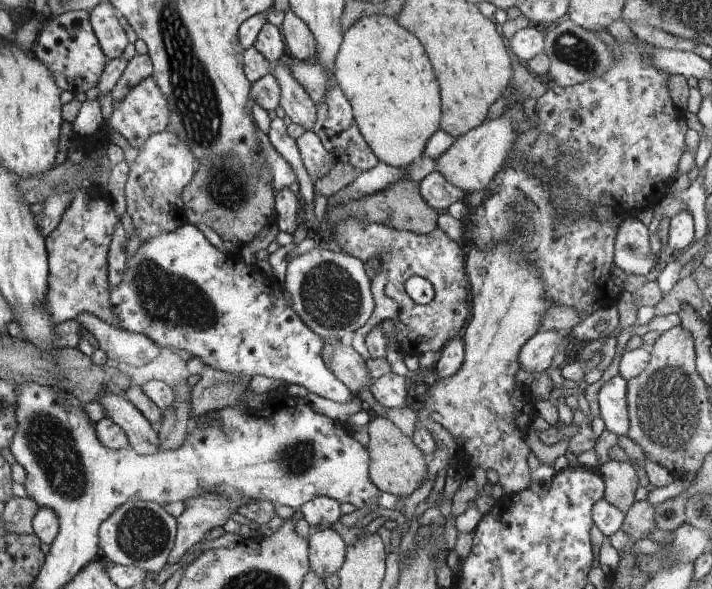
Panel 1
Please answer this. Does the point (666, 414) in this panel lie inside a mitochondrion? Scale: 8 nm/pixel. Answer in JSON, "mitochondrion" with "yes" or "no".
{"mitochondrion":"yes"}

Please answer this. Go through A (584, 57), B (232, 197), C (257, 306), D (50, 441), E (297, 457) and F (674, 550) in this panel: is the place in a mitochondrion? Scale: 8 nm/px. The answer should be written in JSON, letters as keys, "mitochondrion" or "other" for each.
{"A":"mitochondrion","B":"mitochondrion","C":"other","D":"mitochondrion","E":"mitochondrion","F":"mitochondrion"}

